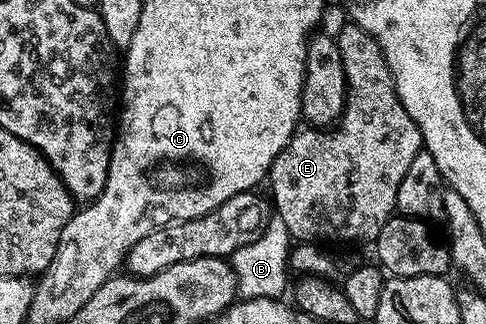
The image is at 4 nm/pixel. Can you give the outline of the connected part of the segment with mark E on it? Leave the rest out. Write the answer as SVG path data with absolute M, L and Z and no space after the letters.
M351 22L344 24L342 32L335 38L348 87L344 113L331 130L311 126L297 130L292 141L281 150L278 158L274 158L266 180L272 183L270 200L275 215L286 222L286 229L293 241L341 240L344 244L352 244L355 240L375 242L382 226L386 226L396 212L398 186L402 186L402 178L410 162L414 162L414 154L424 148L424 139L414 118L406 114L406 106L402 106L398 98L392 72L376 39L362 30L362 26Z

